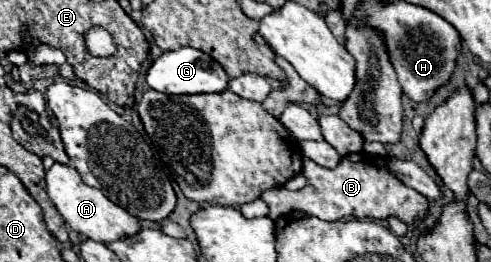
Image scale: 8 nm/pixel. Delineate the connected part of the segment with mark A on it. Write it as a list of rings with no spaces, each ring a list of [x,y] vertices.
[[[53,163],[53,167],[47,169],[47,173],[45,173],[45,181],[47,181],[49,199],[53,201],[53,205],[57,207],[57,211],[65,219],[65,223],[73,231],[81,233],[87,239],[101,241],[101,243],[111,243],[111,241],[129,237],[129,235],[133,235],[141,229],[139,221],[133,215],[129,215],[125,209],[121,209],[119,205],[109,201],[99,189],[85,185],[81,181],[77,169],[69,167],[69,165],[63,165],[63,163]]]

